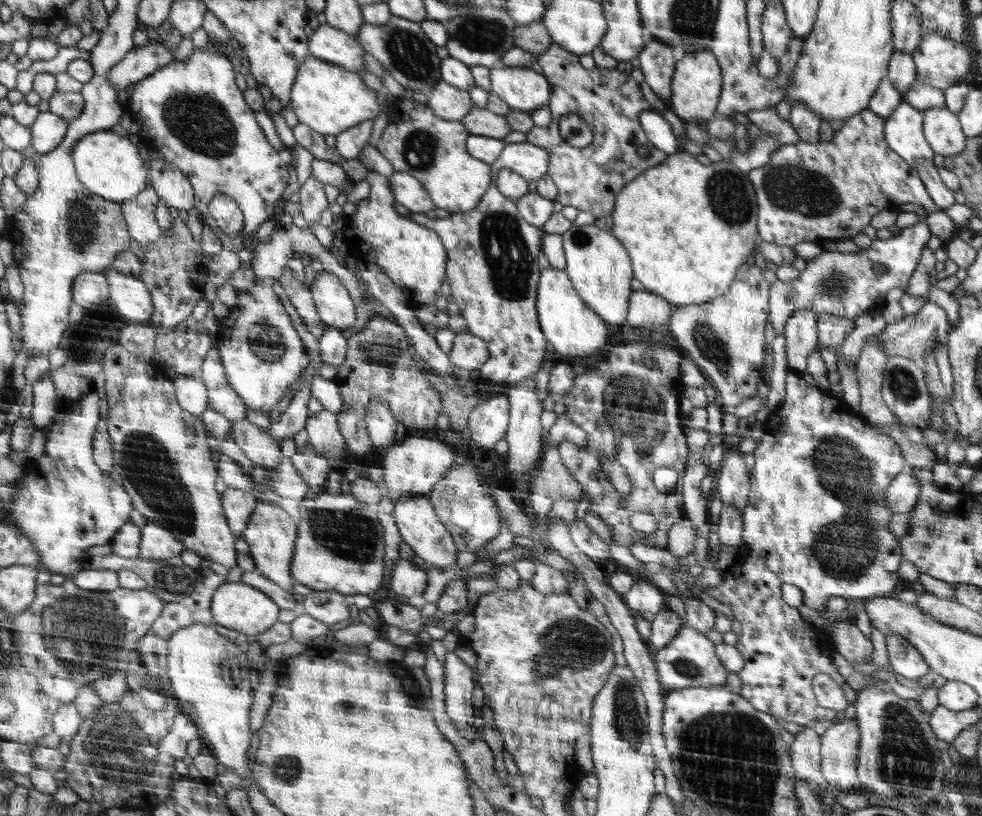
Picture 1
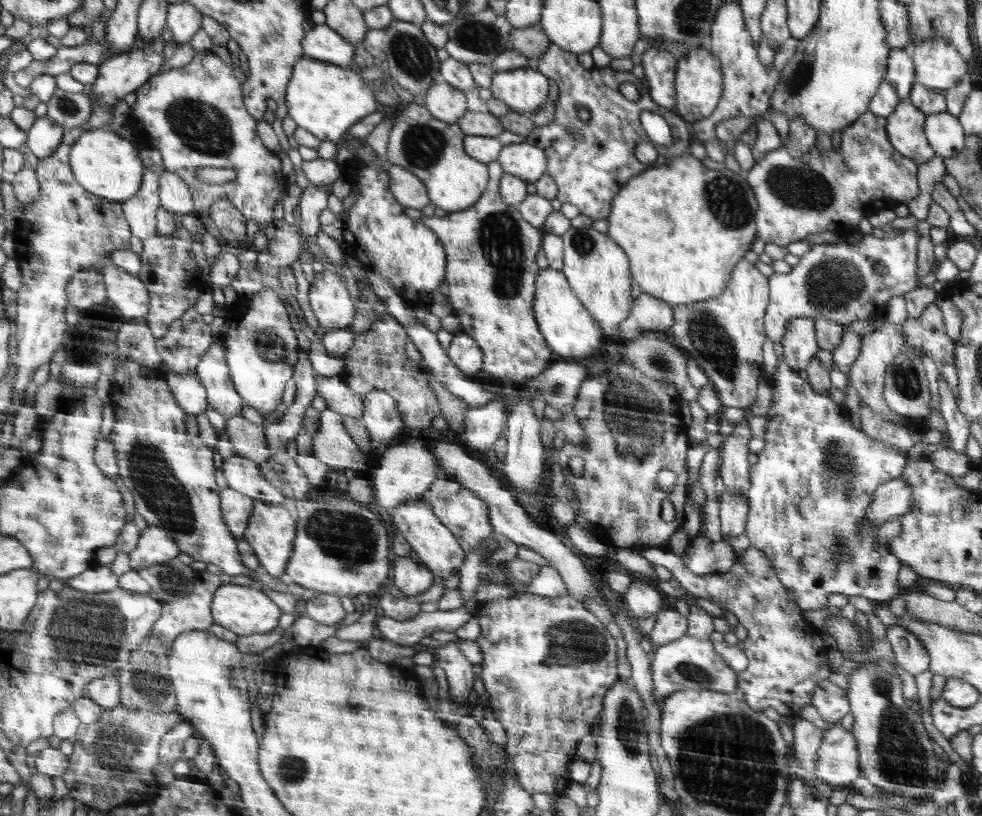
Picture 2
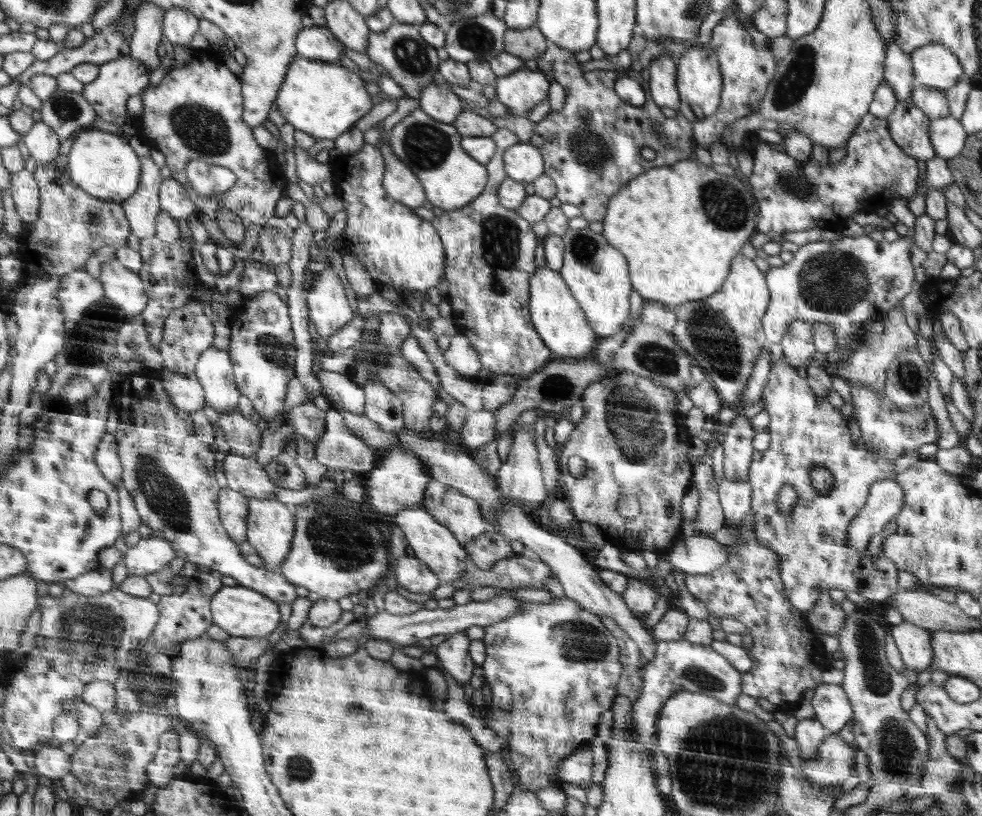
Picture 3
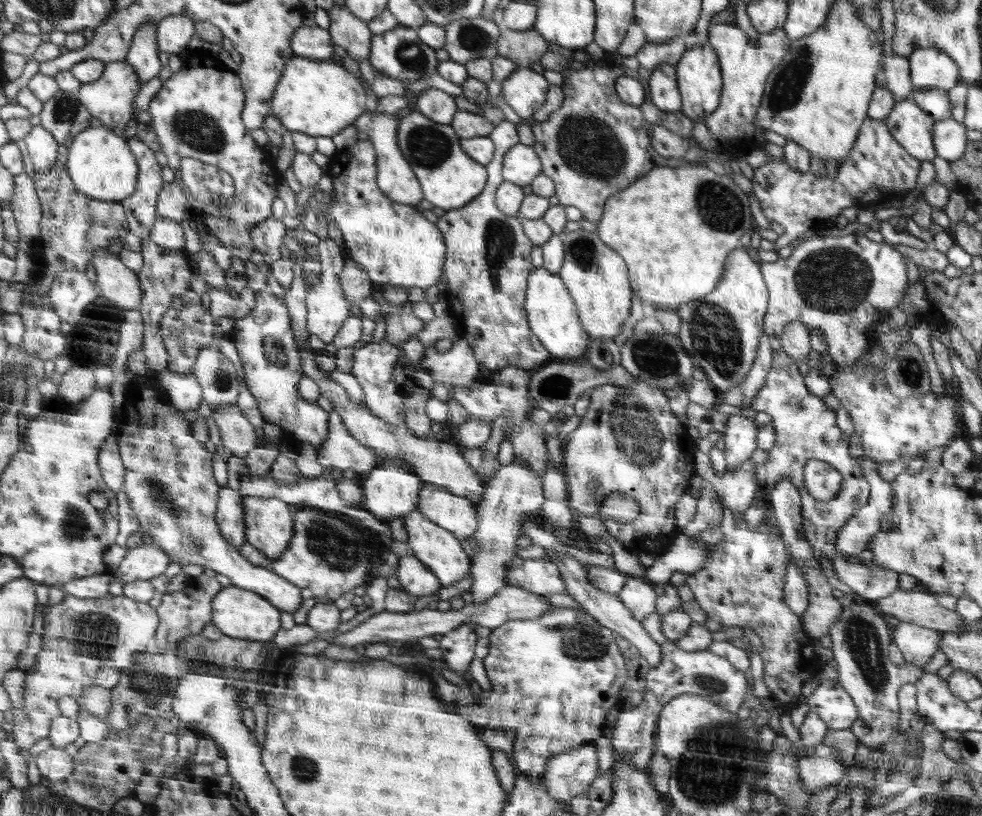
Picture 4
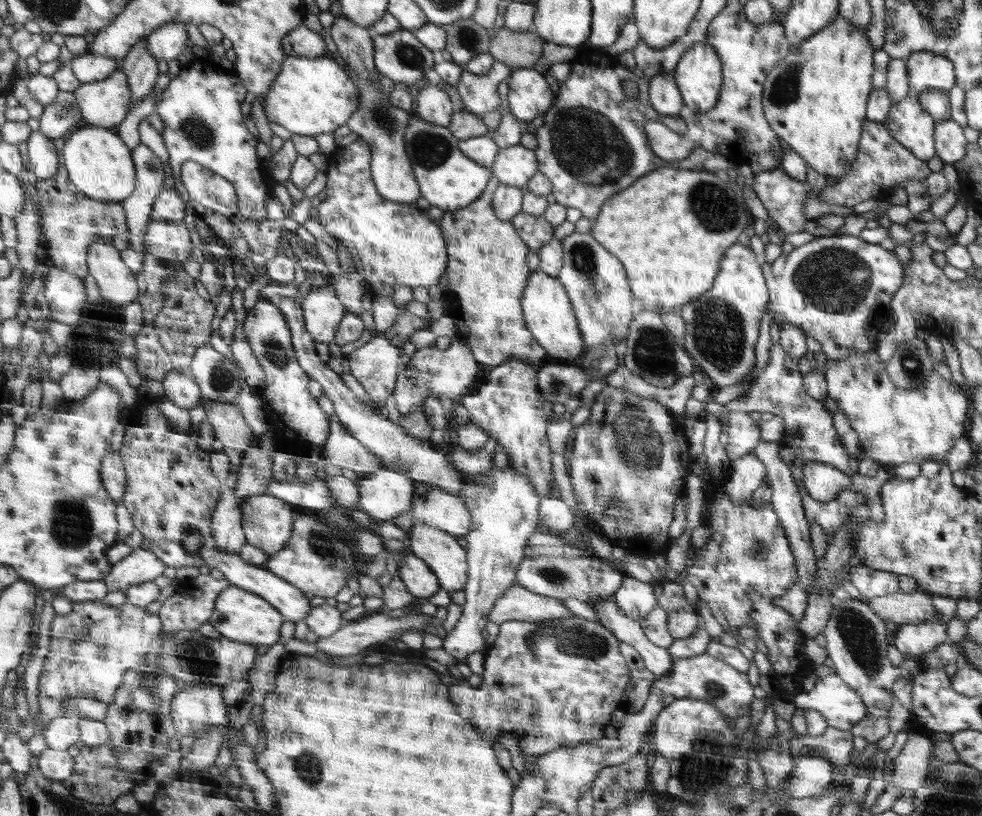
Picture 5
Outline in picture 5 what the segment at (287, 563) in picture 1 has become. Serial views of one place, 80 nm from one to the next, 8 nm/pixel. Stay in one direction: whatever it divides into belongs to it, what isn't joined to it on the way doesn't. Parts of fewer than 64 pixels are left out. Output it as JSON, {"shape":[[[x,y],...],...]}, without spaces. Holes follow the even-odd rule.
{"shape":[[[264,493],[246,496],[241,504],[247,543],[269,555],[283,550],[295,522],[288,502]]]}

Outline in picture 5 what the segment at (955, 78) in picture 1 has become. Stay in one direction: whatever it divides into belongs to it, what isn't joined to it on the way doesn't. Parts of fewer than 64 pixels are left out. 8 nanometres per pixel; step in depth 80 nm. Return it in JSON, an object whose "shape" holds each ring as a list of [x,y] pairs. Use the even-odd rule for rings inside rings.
{"shape":[[[913,52],[906,62],[910,91],[914,95],[926,91],[949,91],[955,85],[953,62],[935,52]]]}

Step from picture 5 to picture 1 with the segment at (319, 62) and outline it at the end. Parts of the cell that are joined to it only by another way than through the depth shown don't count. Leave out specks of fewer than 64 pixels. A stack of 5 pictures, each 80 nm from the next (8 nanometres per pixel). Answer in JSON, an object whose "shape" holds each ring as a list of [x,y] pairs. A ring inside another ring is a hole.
{"shape":[[[308,56],[297,72],[291,88],[291,105],[300,123],[323,134],[336,136],[360,122],[376,118],[380,108],[376,92],[370,90],[358,74],[326,60]]]}

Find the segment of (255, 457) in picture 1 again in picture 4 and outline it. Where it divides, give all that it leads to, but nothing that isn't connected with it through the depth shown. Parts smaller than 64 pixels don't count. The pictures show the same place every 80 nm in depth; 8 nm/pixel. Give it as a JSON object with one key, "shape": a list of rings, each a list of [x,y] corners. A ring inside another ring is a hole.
{"shape":[[[235,405],[212,410],[212,418],[220,429],[220,442],[228,454],[244,459],[257,448],[255,428]]]}

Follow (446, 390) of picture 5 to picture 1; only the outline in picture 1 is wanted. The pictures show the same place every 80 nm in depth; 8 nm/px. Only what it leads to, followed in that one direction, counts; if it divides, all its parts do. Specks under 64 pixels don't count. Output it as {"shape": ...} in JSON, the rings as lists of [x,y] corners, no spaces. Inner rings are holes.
{"shape":[[[466,330],[456,333],[449,356],[453,366],[474,371],[479,370],[487,362],[489,350],[485,340]]]}

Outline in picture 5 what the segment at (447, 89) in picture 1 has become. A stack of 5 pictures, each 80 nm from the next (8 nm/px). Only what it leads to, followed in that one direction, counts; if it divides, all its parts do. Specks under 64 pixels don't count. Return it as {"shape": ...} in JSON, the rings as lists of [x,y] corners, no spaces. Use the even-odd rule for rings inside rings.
{"shape":[[[424,81],[417,88],[415,96],[416,116],[432,124],[449,126],[454,115],[454,108],[444,89]]]}

